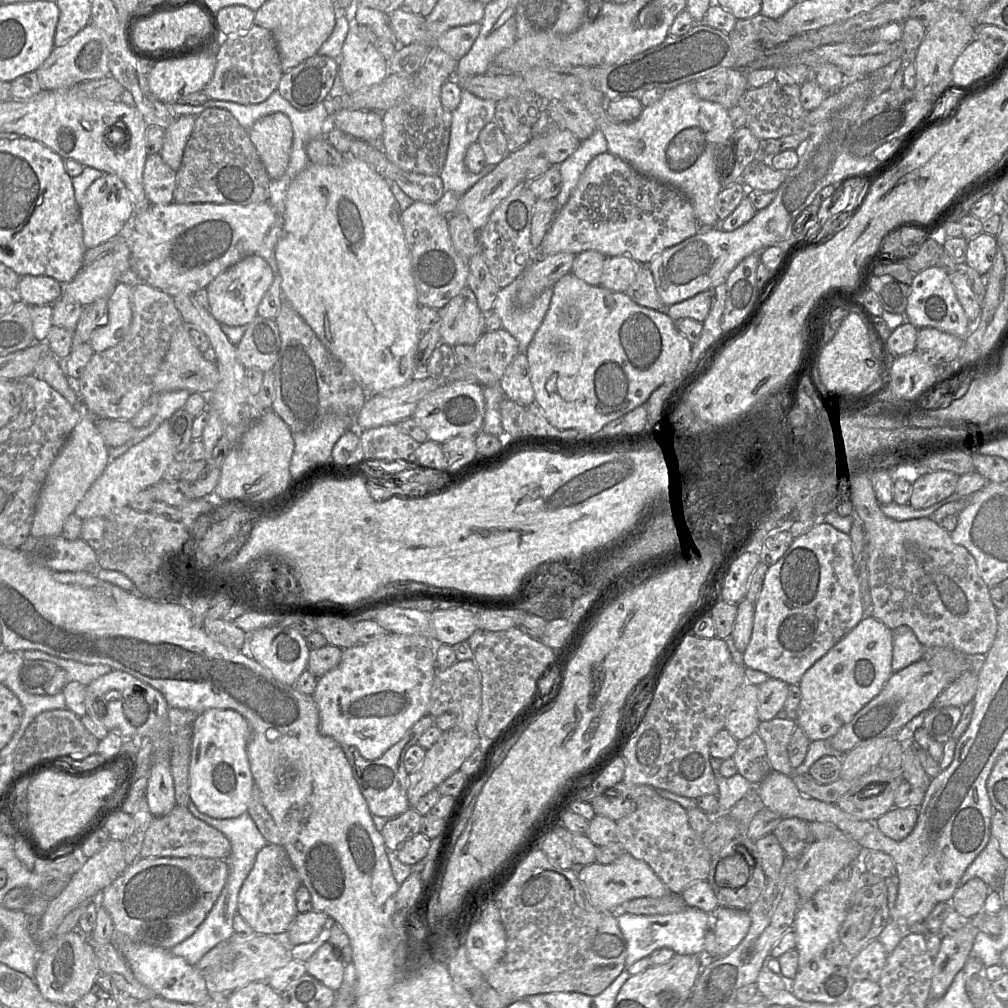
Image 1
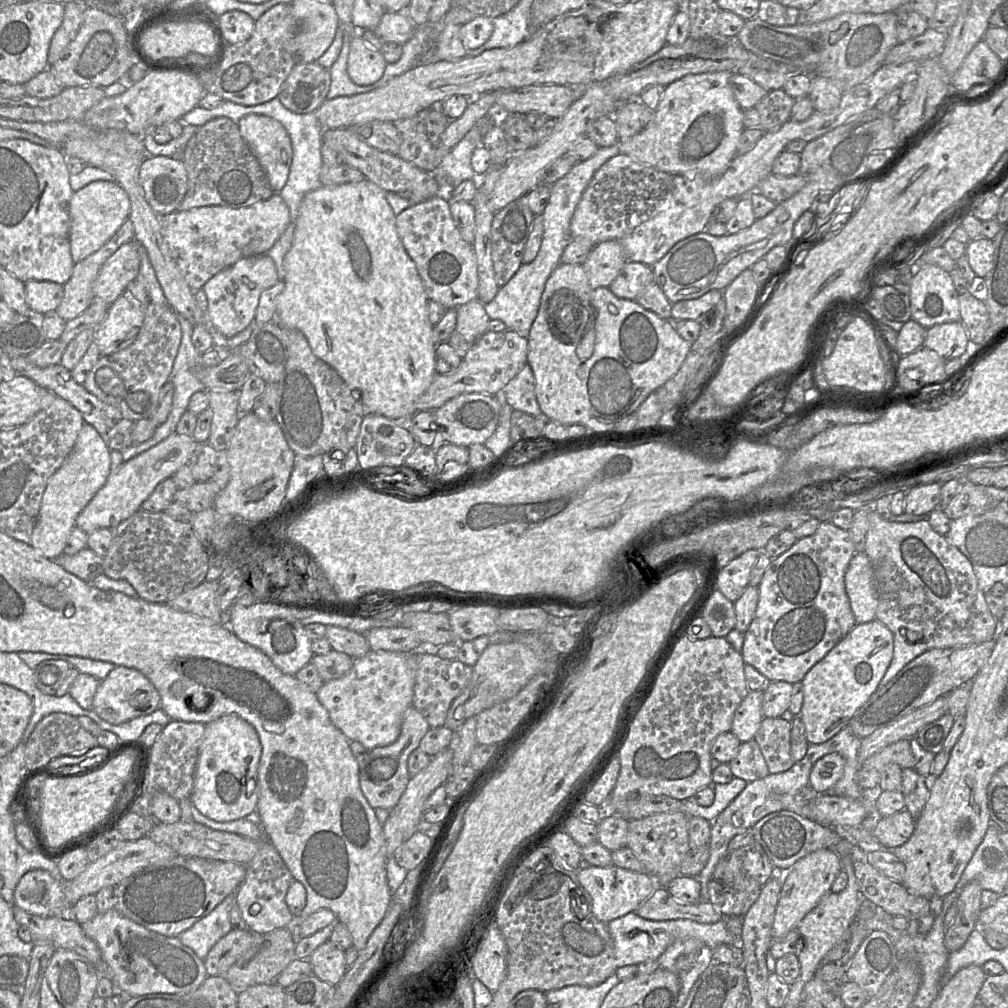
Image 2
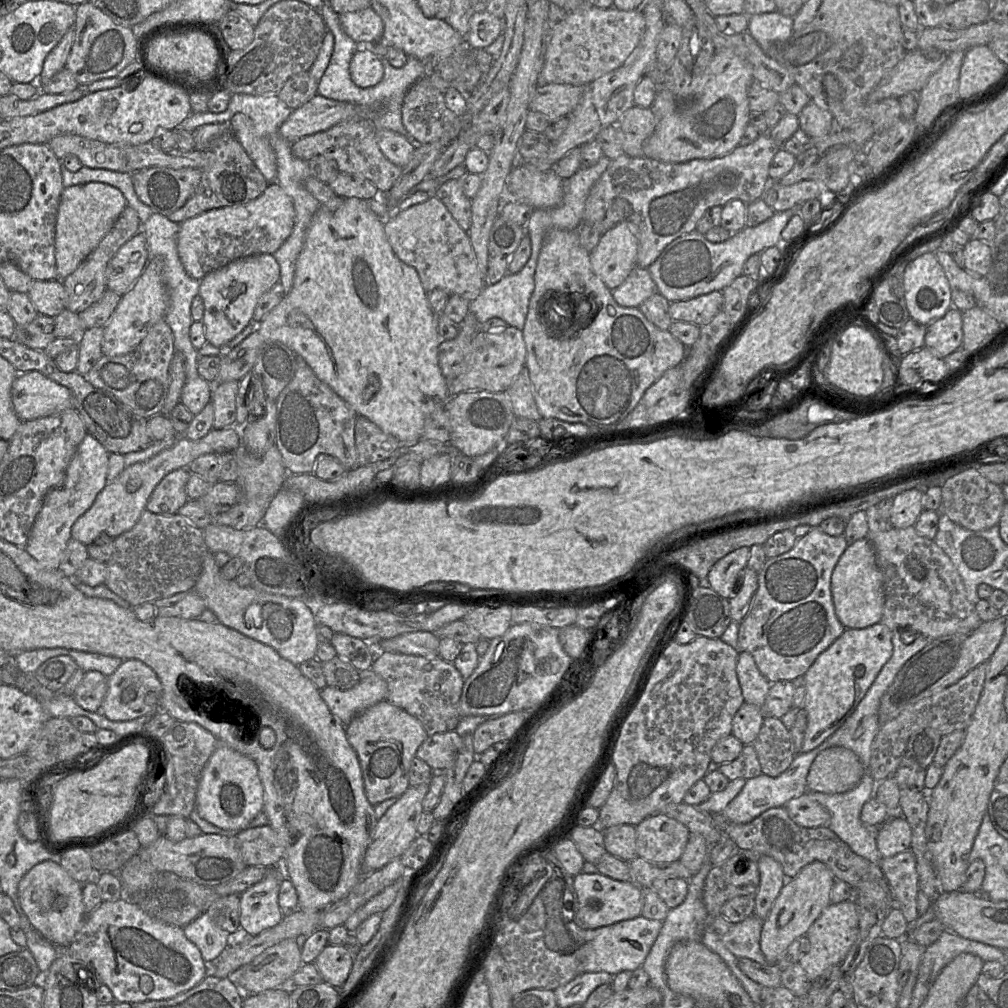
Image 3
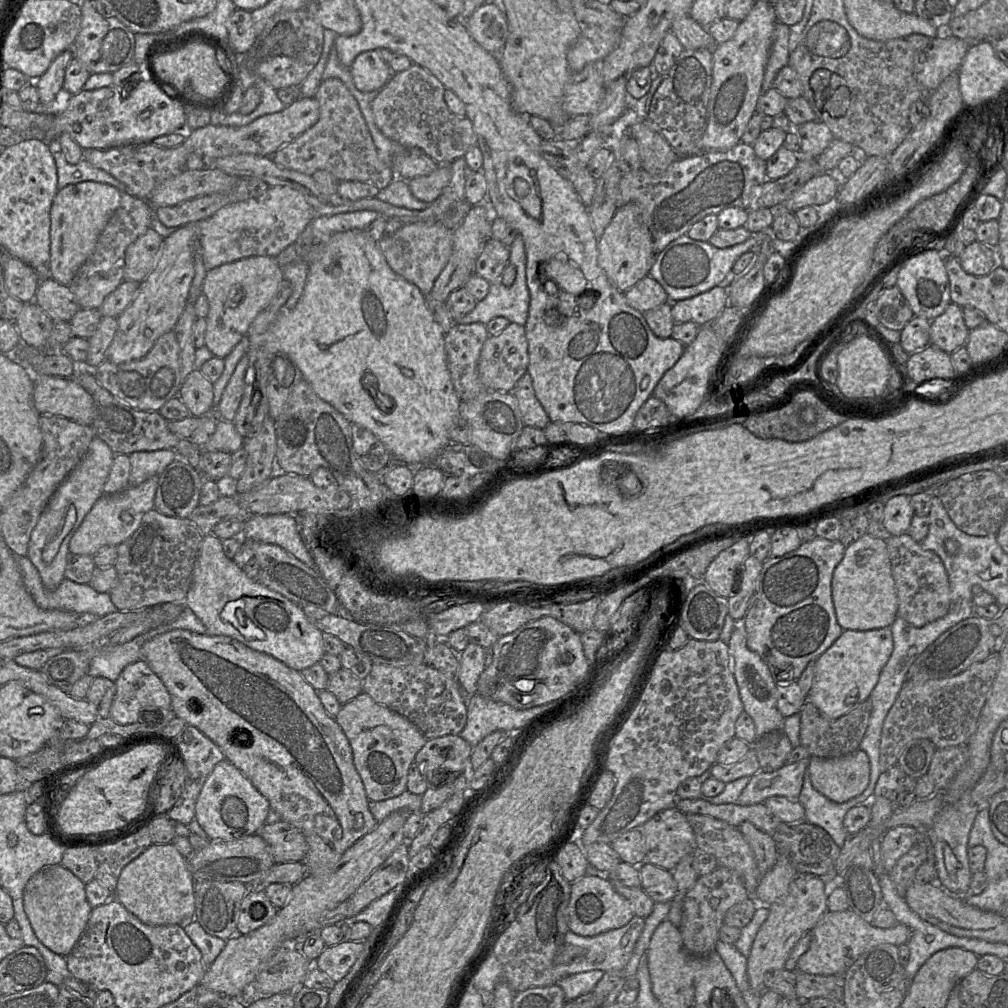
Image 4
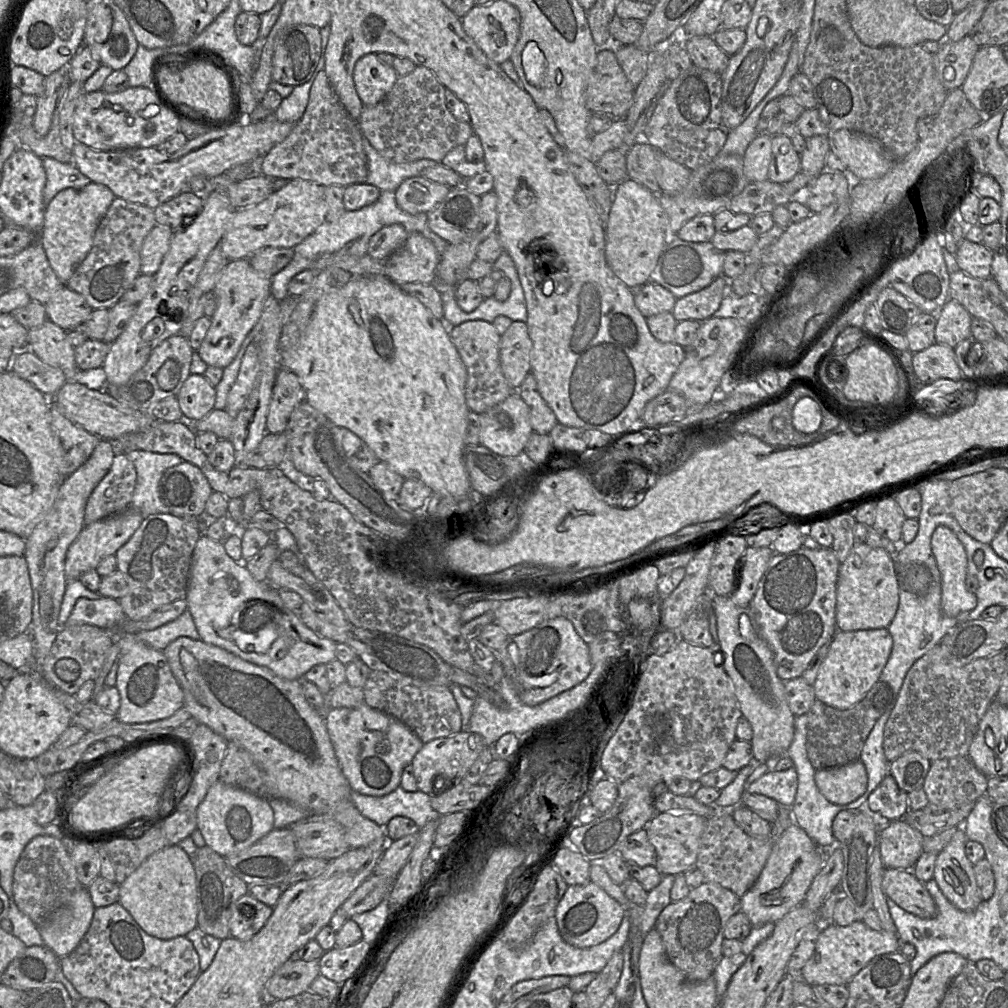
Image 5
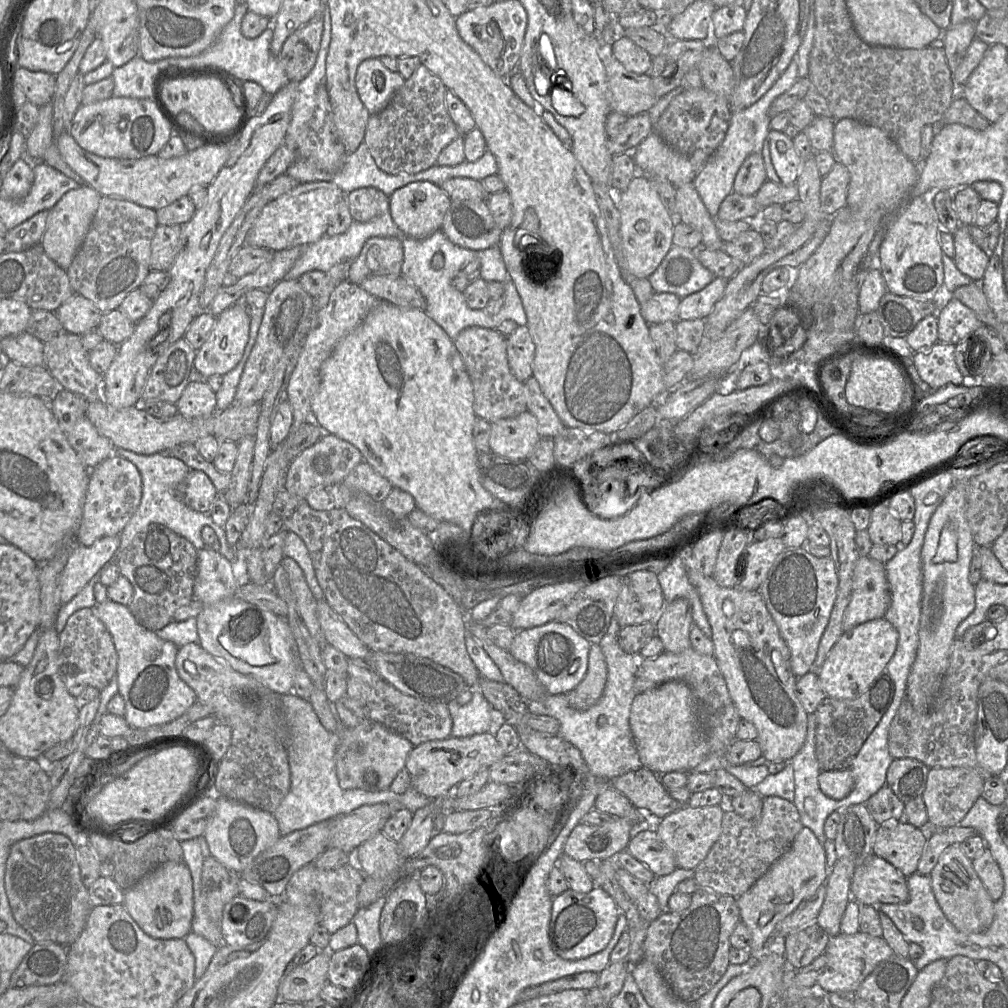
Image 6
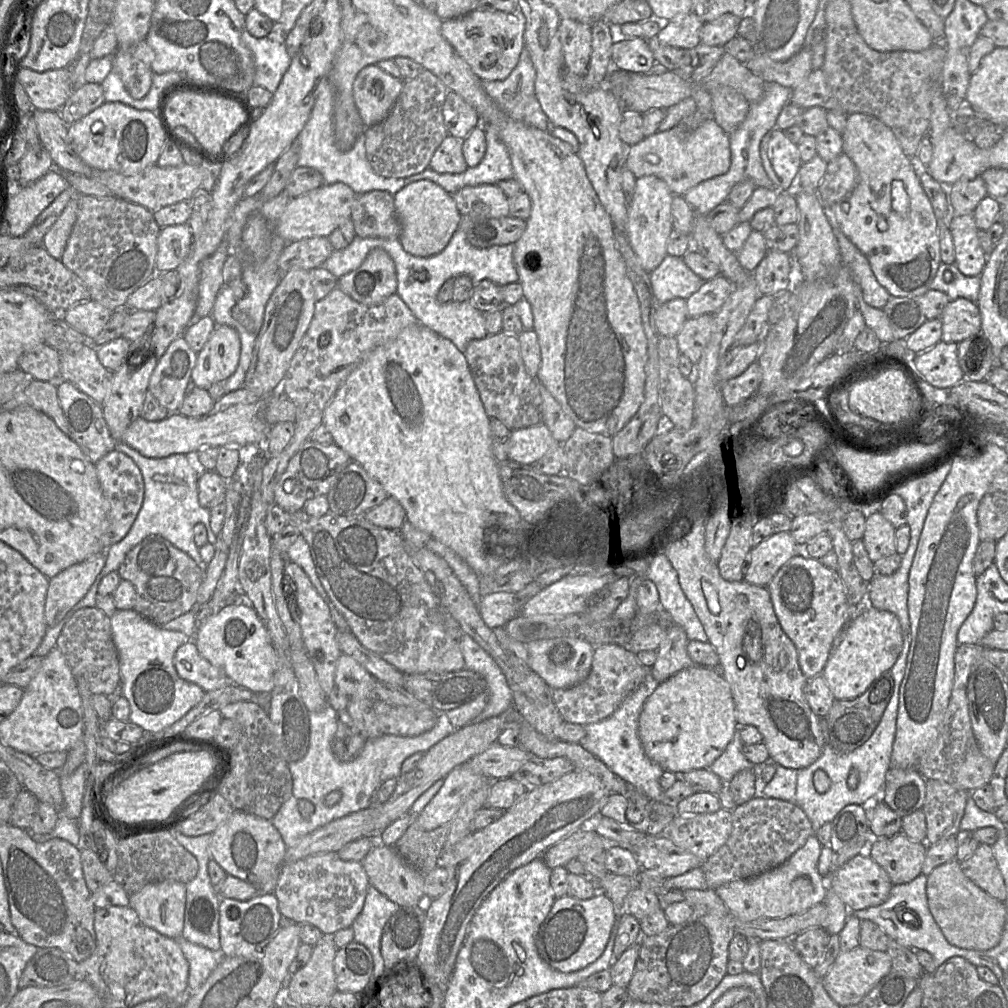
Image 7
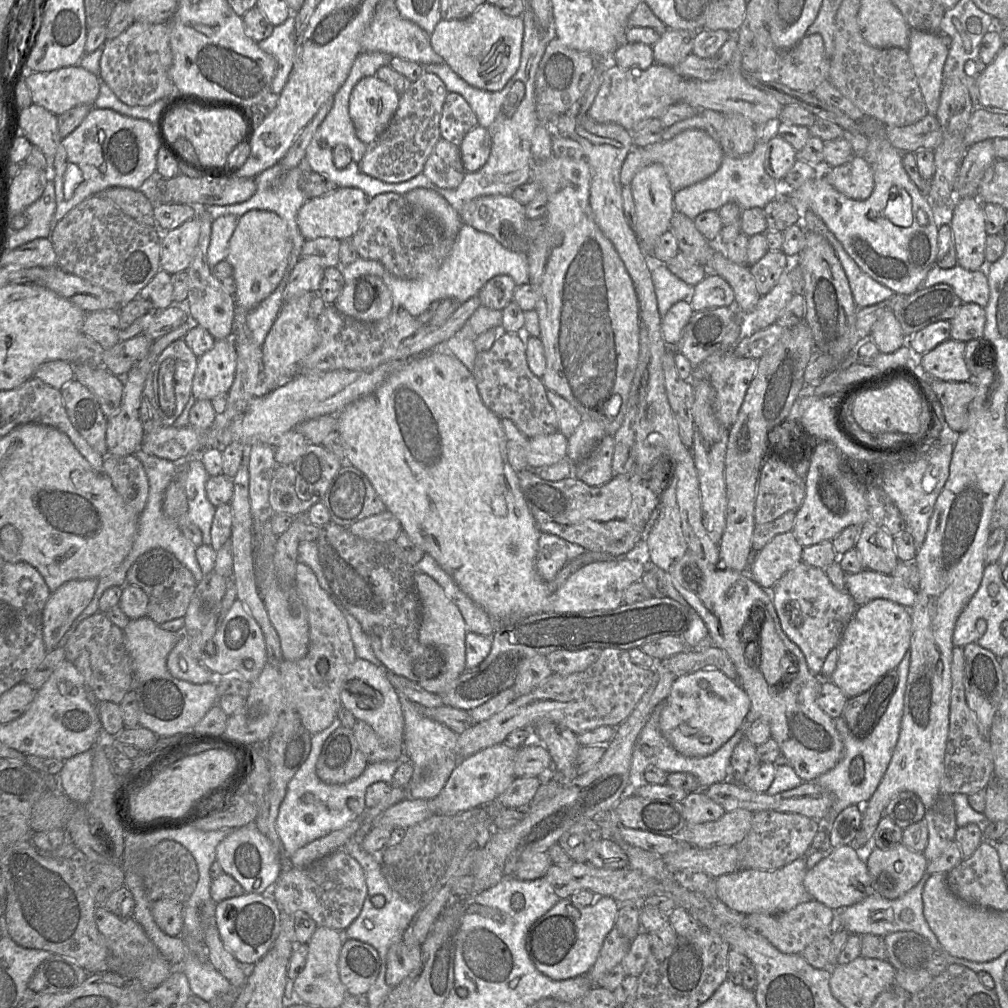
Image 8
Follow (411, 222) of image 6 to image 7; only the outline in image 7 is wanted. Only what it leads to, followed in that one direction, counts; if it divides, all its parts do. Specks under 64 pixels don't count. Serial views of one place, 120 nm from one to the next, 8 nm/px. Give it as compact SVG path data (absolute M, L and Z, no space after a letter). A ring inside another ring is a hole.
M419 180L406 185L393 197L401 227L399 240L403 249L417 257L430 257L440 253L458 229L461 218L453 196L430 180Z

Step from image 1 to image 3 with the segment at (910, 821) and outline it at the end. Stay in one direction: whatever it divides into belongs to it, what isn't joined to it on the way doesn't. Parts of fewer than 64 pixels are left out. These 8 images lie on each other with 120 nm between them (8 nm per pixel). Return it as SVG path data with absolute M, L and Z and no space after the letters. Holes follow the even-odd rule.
M893 816L879 826L876 844L881 858L910 850L911 828L902 816Z

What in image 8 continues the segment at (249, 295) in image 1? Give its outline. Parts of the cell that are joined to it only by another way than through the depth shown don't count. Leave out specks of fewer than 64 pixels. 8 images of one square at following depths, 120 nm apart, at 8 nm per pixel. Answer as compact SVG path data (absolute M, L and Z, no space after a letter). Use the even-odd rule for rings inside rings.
M230 338L216 340L212 349L199 357L192 381L197 400L212 400L228 393L236 374L237 353Z

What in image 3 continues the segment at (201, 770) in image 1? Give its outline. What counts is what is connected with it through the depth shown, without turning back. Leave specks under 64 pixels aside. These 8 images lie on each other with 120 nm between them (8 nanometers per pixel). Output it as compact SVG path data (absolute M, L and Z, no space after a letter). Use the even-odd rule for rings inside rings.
M220 744L205 764L196 791L199 816L226 831L242 831L263 810L264 789L256 763L227 745Z

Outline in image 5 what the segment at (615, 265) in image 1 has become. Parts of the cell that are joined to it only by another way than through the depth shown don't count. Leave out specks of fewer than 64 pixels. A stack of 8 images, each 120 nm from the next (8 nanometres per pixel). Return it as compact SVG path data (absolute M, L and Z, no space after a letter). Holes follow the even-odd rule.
M652 281L634 290L635 306L645 318L671 312L676 300L668 289Z

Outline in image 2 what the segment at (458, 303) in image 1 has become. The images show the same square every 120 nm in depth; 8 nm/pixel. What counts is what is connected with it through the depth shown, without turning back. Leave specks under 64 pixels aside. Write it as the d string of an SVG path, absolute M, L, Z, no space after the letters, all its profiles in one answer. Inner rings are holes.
M478 299L458 306L456 312L455 331L469 344L473 344L479 337L488 331L487 328L490 318L484 309L484 304Z

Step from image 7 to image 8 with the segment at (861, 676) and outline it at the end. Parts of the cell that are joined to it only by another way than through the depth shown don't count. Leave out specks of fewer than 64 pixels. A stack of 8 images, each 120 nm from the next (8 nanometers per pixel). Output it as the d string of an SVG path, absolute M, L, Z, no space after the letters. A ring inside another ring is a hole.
M874 599L860 605L847 624L839 643L839 657L836 668L830 677L847 698L866 692L879 677L900 664L911 646L912 620L909 609L887 599Z

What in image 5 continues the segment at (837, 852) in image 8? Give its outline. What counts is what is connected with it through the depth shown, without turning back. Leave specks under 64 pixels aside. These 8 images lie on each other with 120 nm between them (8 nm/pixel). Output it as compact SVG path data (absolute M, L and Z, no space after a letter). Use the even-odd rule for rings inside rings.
M886 868L882 890L899 907L920 918L932 918L936 914L932 896L911 870Z

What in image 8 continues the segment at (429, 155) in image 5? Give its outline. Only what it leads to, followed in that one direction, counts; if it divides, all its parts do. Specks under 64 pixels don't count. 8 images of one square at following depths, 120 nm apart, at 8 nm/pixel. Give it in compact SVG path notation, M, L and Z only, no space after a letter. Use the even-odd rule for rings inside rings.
M424 72L400 95L399 105L387 129L367 145L361 170L386 183L405 182L422 173L425 162L441 139L440 119L448 91L433 73Z

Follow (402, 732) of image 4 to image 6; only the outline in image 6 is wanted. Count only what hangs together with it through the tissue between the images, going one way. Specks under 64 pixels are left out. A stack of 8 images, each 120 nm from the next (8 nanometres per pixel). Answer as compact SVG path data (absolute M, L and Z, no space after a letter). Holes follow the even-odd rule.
M314 686L308 701L322 726L339 737L335 761L340 787L343 790L363 789L370 792L389 789L397 774L405 769L408 754L414 748L413 744L403 736L369 718L354 728L344 727L333 717L330 711L330 701L326 697L323 687Z

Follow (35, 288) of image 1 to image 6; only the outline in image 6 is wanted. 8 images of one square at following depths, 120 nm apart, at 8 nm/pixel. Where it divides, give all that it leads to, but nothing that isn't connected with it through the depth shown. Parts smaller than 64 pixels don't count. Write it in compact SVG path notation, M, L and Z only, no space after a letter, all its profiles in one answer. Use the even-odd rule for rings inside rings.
M74 294L54 313L66 332L79 336L97 328L103 315L91 300L79 294Z

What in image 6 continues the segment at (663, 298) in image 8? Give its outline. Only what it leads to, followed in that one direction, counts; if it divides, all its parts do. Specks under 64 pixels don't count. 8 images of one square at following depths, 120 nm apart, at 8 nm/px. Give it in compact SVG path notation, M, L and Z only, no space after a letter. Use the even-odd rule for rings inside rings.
M672 245L658 268L648 277L654 293L668 292L683 298L706 287L715 276L699 262L696 251Z

